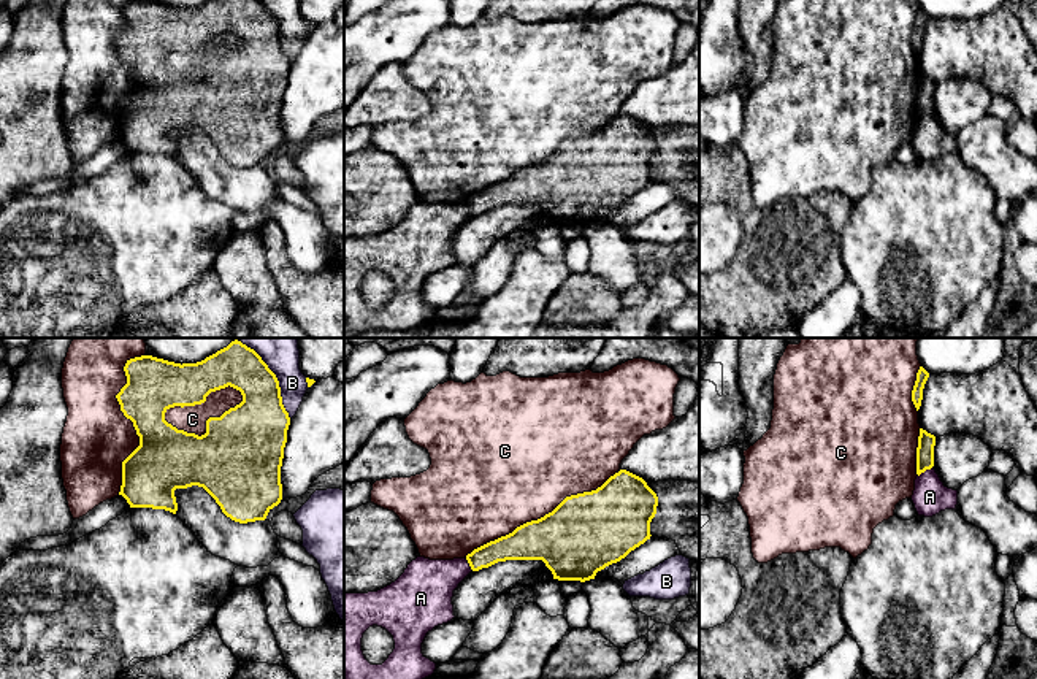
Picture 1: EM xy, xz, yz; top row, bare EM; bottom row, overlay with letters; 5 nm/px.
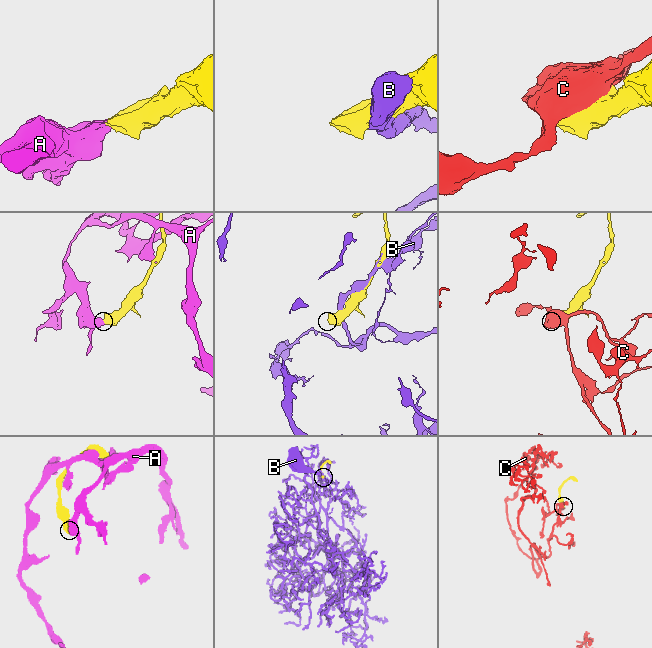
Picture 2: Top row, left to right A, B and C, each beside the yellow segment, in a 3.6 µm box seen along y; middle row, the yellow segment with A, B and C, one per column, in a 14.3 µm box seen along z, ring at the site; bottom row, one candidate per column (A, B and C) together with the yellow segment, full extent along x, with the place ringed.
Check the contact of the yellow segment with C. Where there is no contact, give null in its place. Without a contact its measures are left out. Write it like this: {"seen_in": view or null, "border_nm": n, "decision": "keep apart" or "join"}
{"seen_in": "xy", "border_nm": 420, "decision": "keep apart"}

